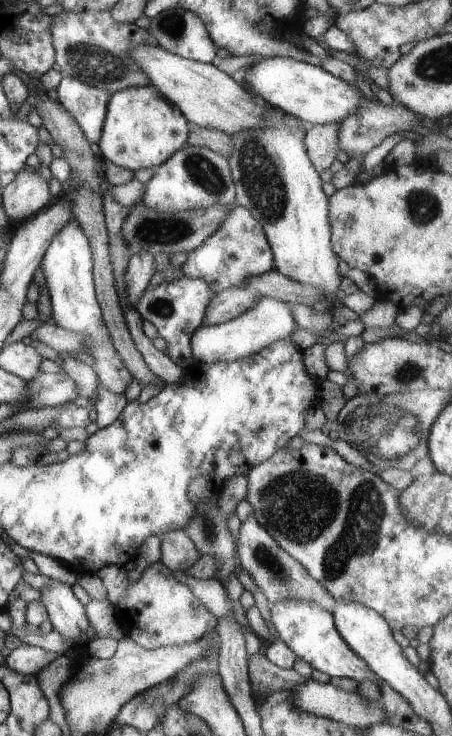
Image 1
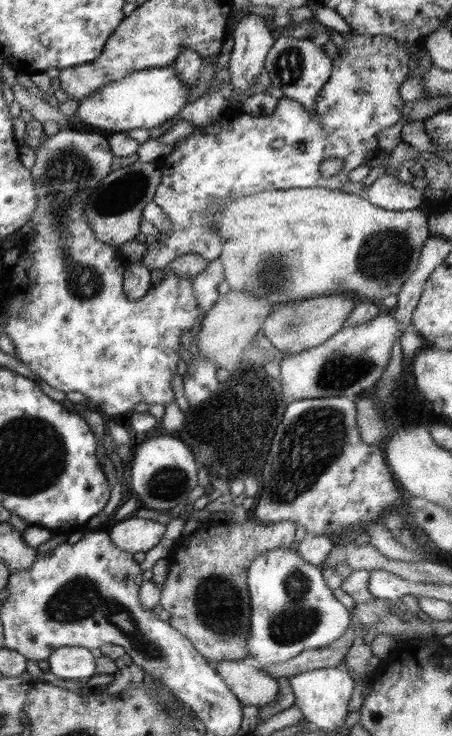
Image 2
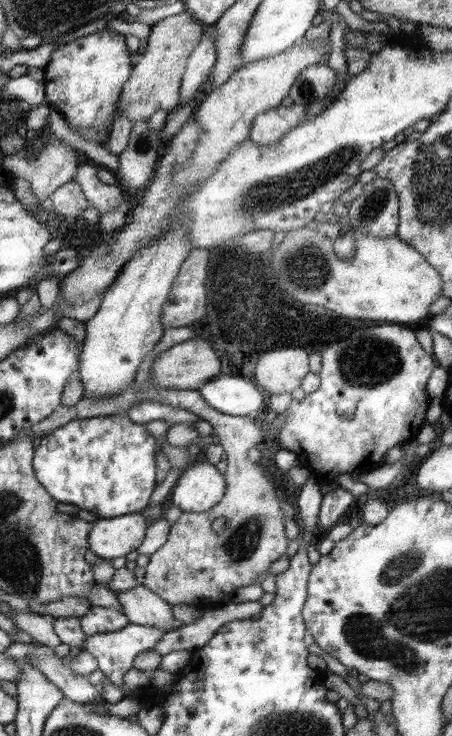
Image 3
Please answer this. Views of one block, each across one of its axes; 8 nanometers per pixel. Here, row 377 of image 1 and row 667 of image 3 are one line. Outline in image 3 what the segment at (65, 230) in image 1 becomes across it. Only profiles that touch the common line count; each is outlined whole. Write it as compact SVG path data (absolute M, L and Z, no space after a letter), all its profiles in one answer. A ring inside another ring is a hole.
M129 623L125 628L117 632L106 632L87 636L83 644L83 649L90 652L98 660L98 669L104 672L105 677L110 682L120 688L122 692L127 692L122 679L124 679L124 674L133 666L134 657L144 651L154 649L156 643L160 641L160 638L164 634L166 633L156 628L152 629Z

